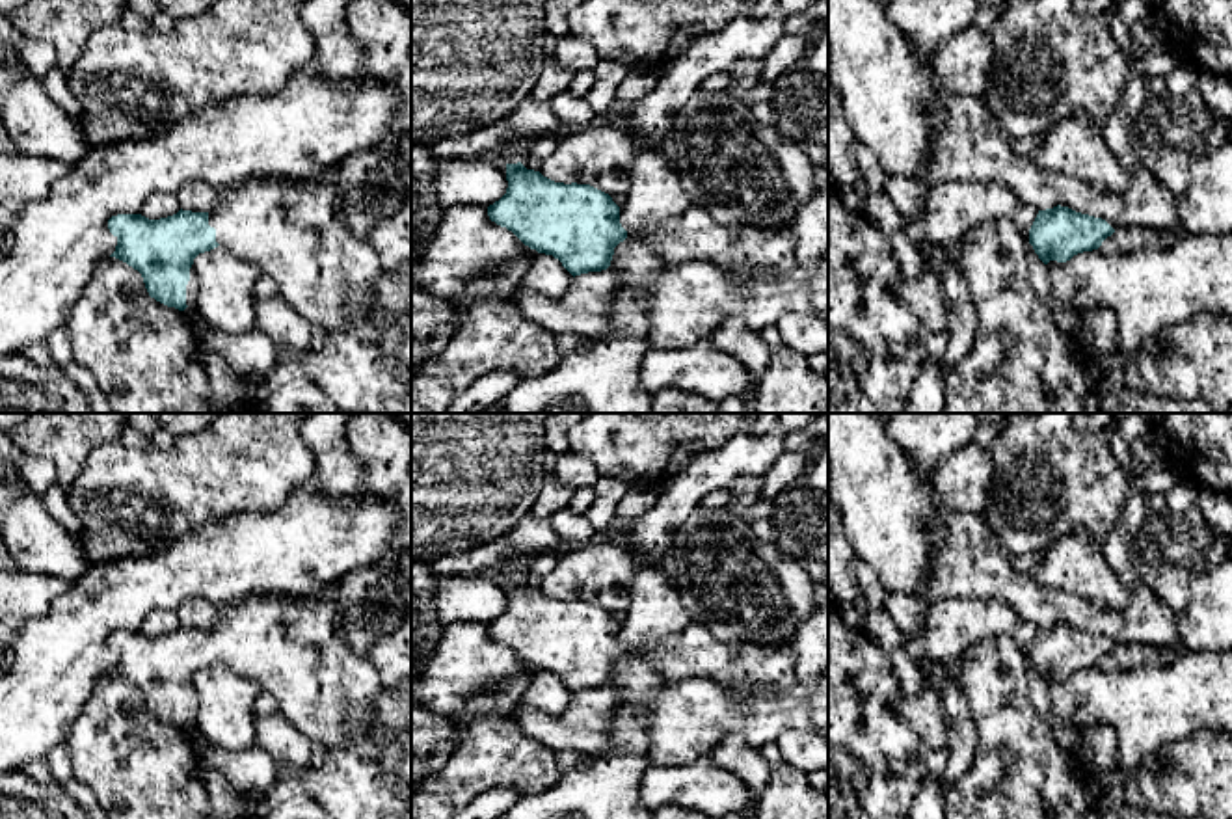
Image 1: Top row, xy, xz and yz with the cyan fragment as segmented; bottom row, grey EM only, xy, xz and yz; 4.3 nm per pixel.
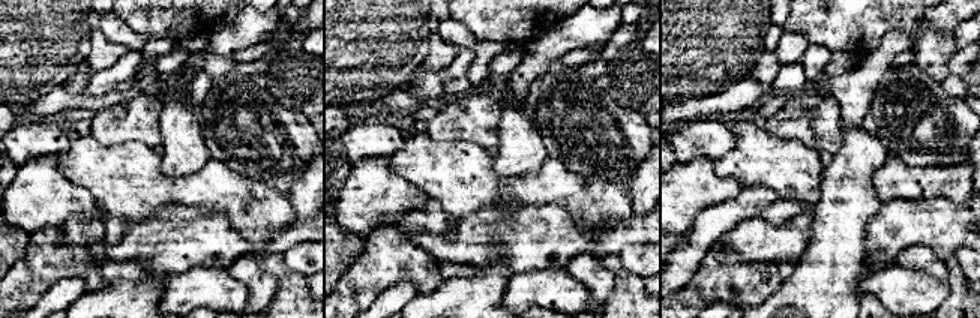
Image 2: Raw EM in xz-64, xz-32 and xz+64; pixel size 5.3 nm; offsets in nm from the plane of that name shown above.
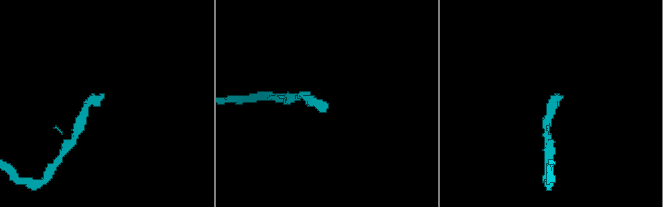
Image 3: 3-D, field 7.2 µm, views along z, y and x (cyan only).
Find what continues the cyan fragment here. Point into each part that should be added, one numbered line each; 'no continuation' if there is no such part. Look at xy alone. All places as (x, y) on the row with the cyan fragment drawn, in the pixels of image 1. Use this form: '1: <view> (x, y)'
1: xy (192, 285)

